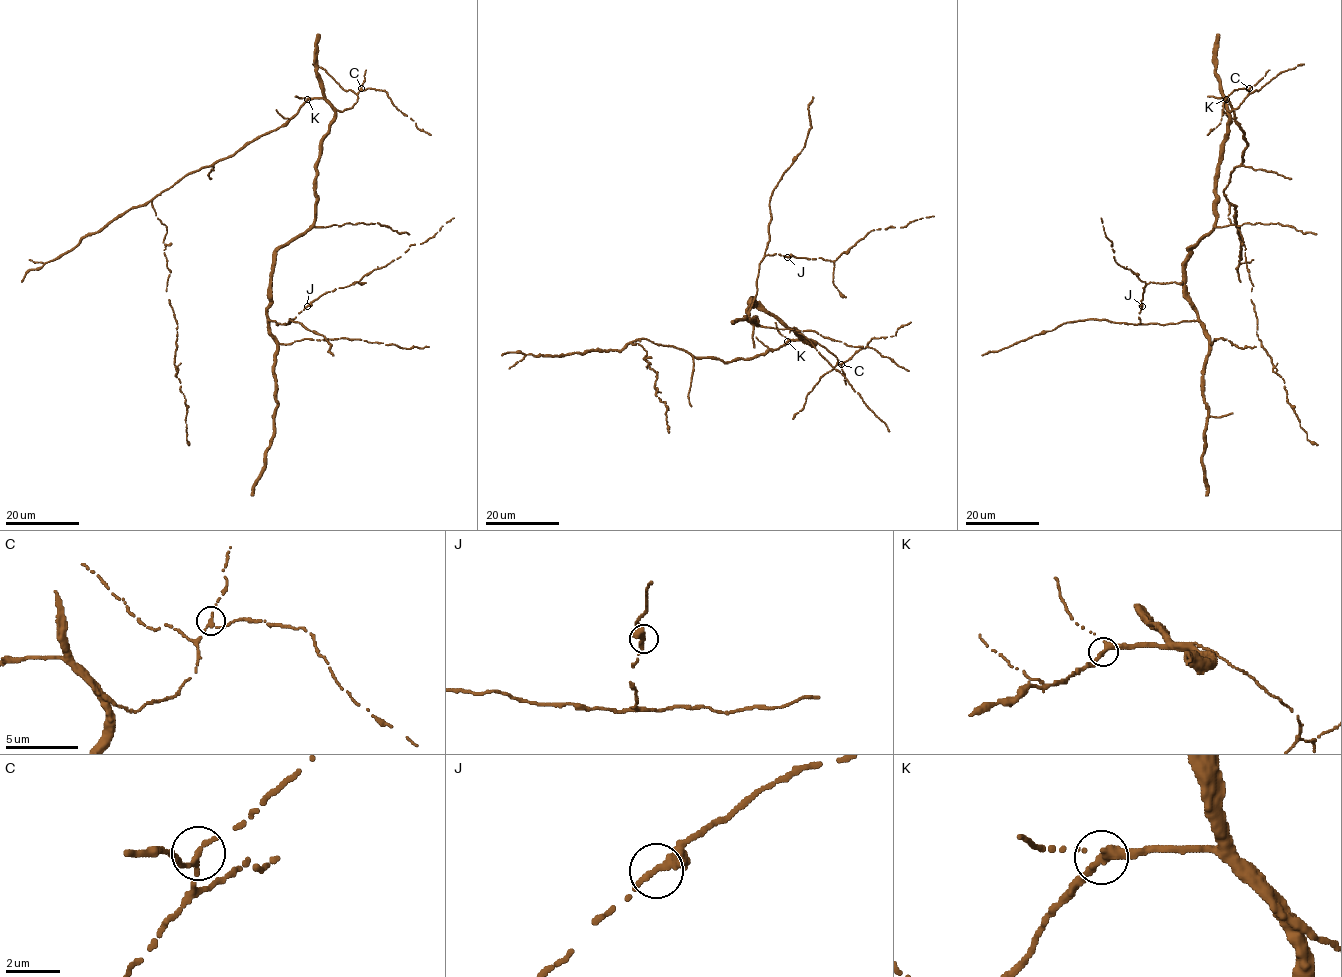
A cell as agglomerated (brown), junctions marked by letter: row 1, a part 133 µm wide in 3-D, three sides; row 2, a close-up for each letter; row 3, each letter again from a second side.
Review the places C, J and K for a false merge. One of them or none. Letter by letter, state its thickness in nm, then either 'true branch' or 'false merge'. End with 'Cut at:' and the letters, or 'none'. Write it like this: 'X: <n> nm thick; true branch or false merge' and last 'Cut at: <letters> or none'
C: 240 nm thick; true branch
J: 320 nm thick; true branch
K: 360 nm thick; true branch
Cut at: none

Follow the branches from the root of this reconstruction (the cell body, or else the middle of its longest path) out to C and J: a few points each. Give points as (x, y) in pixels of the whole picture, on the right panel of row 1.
C: (1227, 110), (1236, 109), (1249, 88)
J: (1227, 110), (1216, 224), (1189, 249), (1184, 268), (1184, 297), (1197, 319), (1140, 323), (1142, 306)

